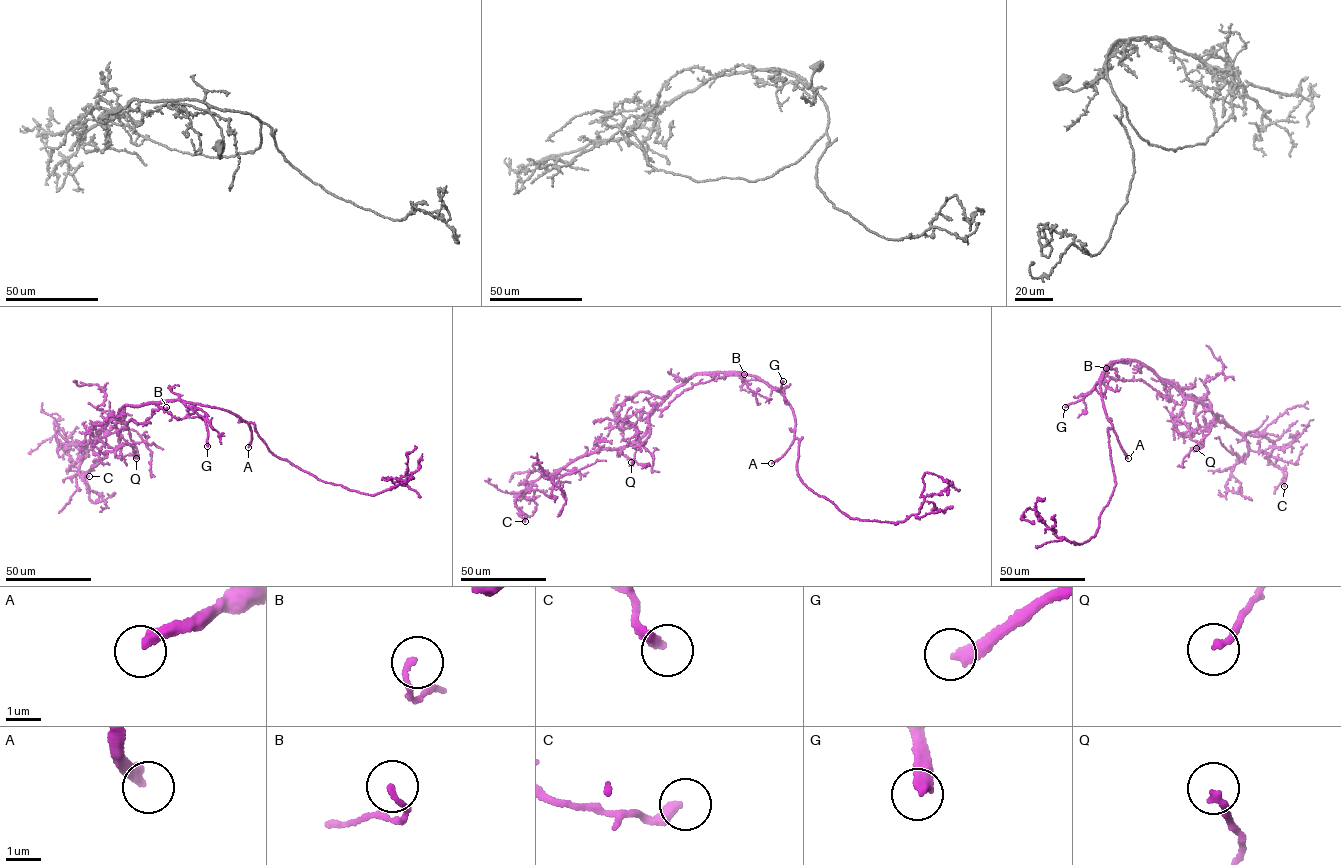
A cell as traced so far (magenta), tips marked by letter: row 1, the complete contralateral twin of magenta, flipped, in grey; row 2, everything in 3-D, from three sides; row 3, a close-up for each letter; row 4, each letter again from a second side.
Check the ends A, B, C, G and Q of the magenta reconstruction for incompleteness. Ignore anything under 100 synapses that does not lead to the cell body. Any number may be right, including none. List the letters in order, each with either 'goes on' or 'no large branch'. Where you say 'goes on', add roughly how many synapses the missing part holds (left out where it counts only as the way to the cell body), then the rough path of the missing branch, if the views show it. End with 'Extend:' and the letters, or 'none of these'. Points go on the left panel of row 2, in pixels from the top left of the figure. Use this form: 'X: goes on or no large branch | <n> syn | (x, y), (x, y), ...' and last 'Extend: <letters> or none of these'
A: goes on | 190 syn | (248, 447), (219, 458), (146, 452), (107, 419), (105, 407), (113, 389), (122, 397)
B: no large branch
C: no large branch
G: goes on | (207, 446), (215, 463)
Q: no large branch
Extend: A, G

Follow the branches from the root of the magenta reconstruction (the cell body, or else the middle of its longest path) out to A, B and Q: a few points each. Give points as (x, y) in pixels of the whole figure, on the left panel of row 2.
A: (190, 402), (226, 410), (248, 423), (251, 434), (248, 447)
B: (190, 402), (174, 399), (155, 403), (163, 408), (166, 407)
Q: (190, 402), (170, 399), (123, 407), (117, 418), (125, 416), (121, 420), (136, 446), (136, 458)

